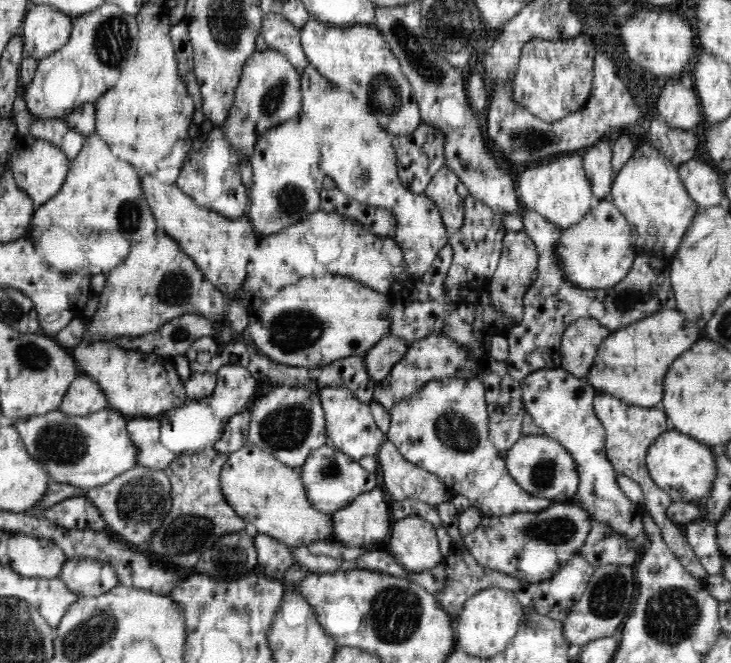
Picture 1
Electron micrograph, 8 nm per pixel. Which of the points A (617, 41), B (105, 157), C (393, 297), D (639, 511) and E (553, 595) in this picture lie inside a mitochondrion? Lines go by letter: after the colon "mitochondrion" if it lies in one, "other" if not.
A: other
B: other
C: other
D: other
E: other

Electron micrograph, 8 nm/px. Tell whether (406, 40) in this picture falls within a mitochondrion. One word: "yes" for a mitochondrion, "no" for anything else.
yes

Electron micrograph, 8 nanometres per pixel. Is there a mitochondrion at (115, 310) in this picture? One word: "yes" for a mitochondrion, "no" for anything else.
no

